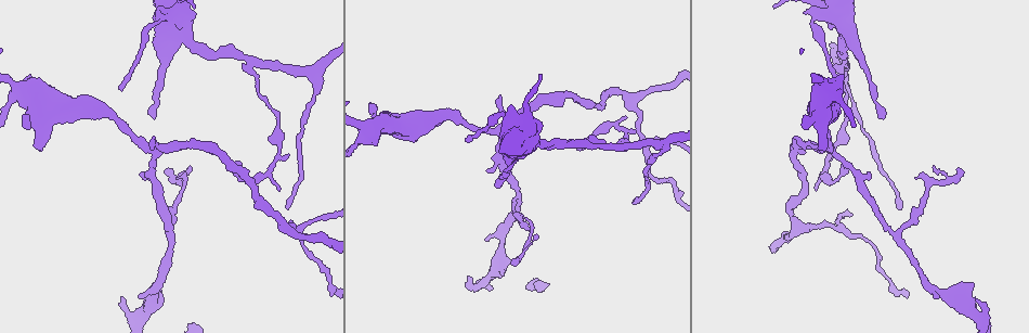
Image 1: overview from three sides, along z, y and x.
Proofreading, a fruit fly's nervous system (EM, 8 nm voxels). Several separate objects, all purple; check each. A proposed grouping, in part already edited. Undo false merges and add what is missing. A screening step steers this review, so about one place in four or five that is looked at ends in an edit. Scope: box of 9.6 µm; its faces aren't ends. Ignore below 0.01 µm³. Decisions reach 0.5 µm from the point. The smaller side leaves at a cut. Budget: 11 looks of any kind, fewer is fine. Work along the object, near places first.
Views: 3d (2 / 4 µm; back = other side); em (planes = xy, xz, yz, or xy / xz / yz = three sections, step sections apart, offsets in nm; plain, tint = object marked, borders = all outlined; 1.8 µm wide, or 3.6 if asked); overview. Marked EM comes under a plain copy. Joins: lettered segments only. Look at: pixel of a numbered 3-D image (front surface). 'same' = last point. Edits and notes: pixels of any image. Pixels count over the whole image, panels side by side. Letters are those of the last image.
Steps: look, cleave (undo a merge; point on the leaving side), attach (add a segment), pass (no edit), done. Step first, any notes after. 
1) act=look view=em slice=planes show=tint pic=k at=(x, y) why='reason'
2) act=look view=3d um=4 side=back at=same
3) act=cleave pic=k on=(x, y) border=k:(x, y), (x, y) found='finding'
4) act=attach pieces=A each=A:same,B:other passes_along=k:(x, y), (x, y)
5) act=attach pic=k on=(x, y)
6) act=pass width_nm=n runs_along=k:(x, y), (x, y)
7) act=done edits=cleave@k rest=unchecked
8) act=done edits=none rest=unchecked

act=look view=em slice=xy step=4 show=tint pic=1 at=(957, 171) why='tapers out'

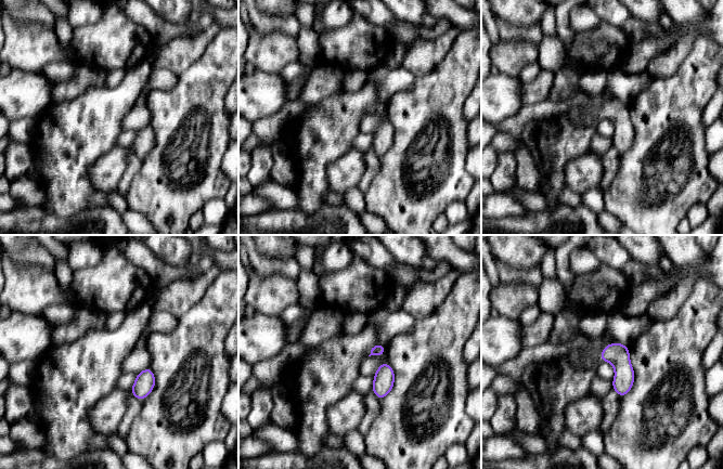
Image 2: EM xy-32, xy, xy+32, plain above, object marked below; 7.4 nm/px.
act=look view=em slice=planes show=borders at=same

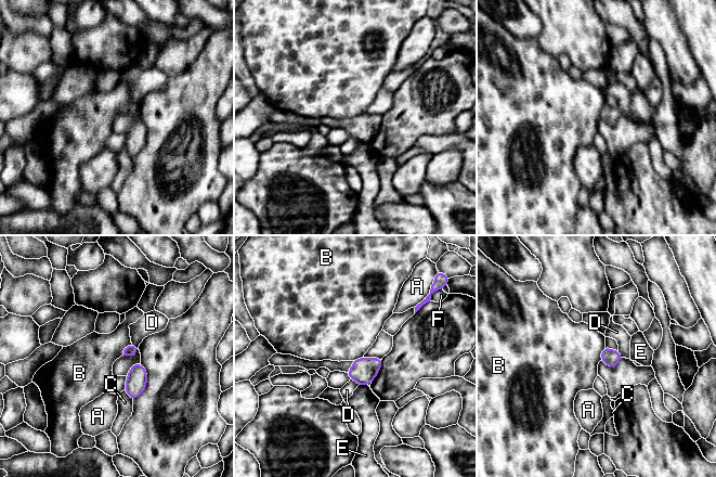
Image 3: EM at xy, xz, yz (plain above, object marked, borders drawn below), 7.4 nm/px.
act=pass each=A:other,B:other,C:other,D:other,E:other,F:other found='no lettered segment goes on from it'

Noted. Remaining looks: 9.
act=look view=3d um=2 pic=1 at=(500, 185) why='long arm stops here'

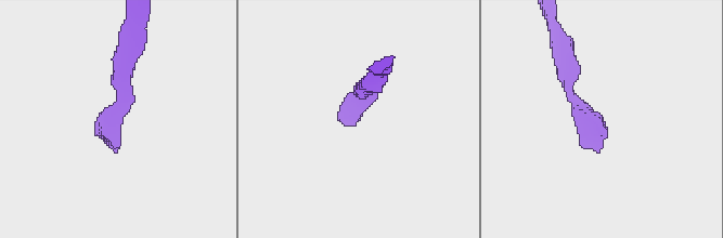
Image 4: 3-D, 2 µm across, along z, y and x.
act=look view=em um=3.6 slice=planes show=borders pic=4 at=(360, 120) why='now the EM'

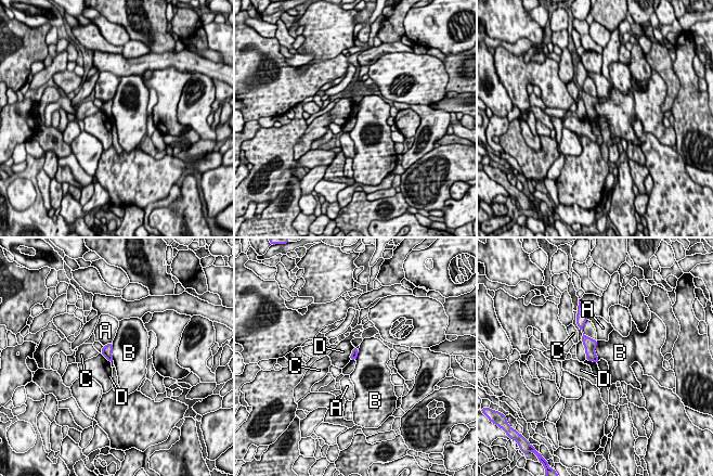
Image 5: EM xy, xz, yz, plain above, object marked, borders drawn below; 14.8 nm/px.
act=pass width_nm=100 each=A:other,B:other,C:other,D:other border=5:(596, 341), (595, 355), (599, 360) found='none of them fits'

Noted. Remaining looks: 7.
act=look view=3d um=4 pic=1 at=(813, 20) why='abrupt turn'

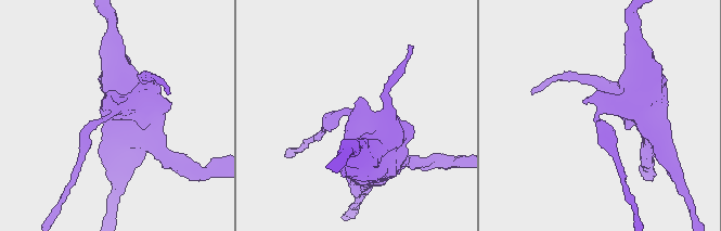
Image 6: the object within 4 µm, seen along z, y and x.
act=look view=em um=3.6 slice=yz step=8 show=tint pic=6 at=(108, 114) arm_widths_nm=180,650 why='need the tissue'

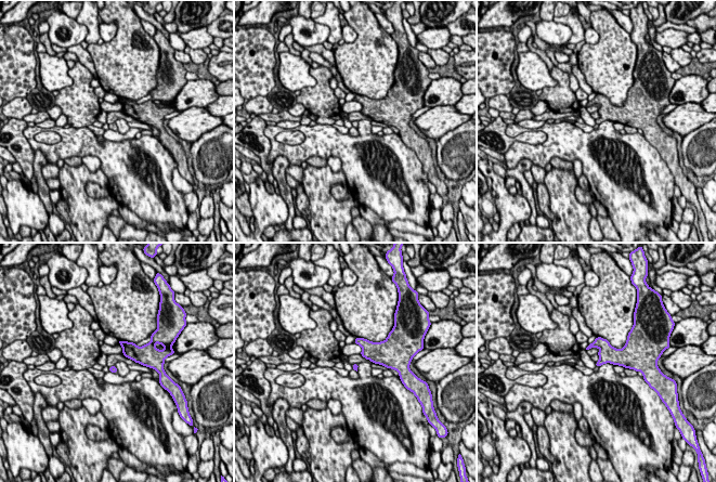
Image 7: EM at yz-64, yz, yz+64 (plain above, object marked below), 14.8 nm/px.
act=look view=em um=3.6 slice=planes show=borders at=same why='cut it another way'

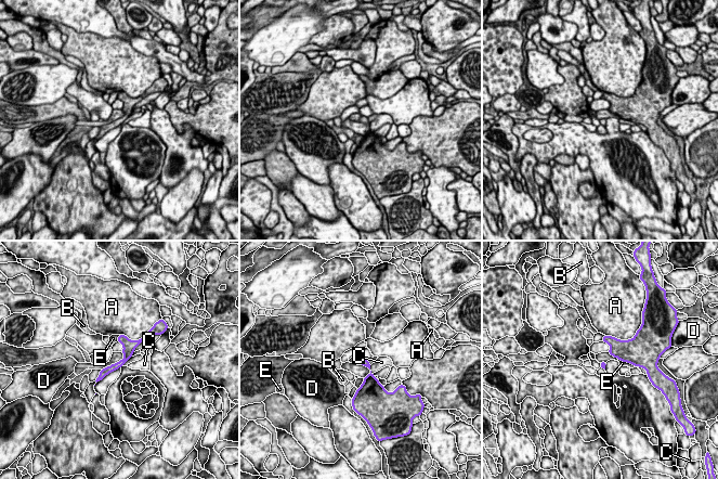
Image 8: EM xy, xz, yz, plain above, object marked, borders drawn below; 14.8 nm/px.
act=pass longest_contact=A:440nm each=A:other,B:other,C:other,D:other,E:other found='all the same neuron'

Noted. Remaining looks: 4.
act=look view=3d um=2 side=back pic=1 at=(466, 141) why='long arm stops here'

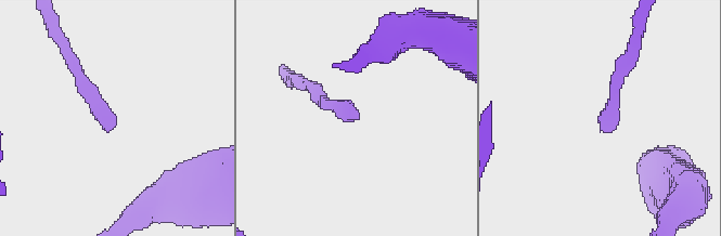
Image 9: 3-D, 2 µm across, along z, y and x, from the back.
act=look view=em slice=xy step=8 show=tint pic=9 at=(108, 129)

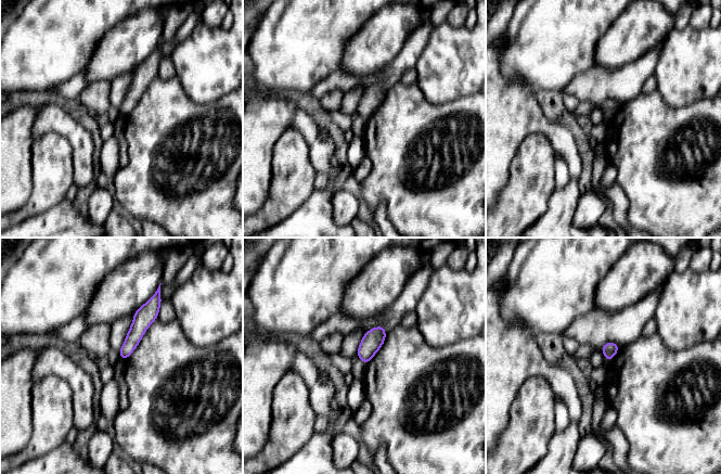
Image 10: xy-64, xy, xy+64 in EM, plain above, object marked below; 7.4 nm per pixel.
act=look view=em slice=planes show=borders at=same

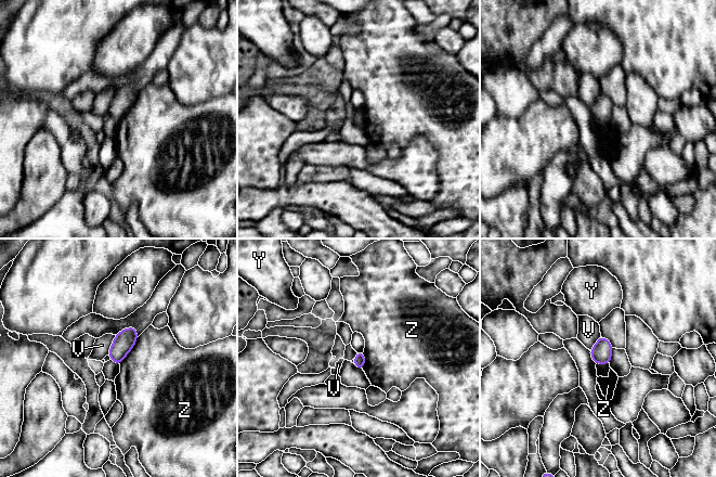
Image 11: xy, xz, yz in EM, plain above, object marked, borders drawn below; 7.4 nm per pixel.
act=pass longest_contact=Z:240nm each=V:other,Y:other,Z:other border=11:(138, 337), (133, 347), (119, 364) found='no lettered segment goes on from it'

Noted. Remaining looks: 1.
act=look view=em slice=planes show=borders pic=1 at=(901, 209) why='an open end'

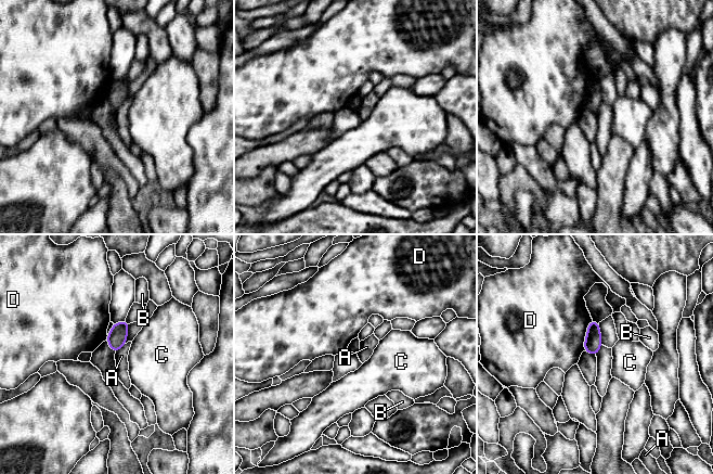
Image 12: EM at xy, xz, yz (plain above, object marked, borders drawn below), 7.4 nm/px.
act=pass each=A:other,B:other,C:other,D:other border=12:(125, 343), (115, 354) found='none of them fits'

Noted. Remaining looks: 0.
act=done edits=none rest=unchecked

